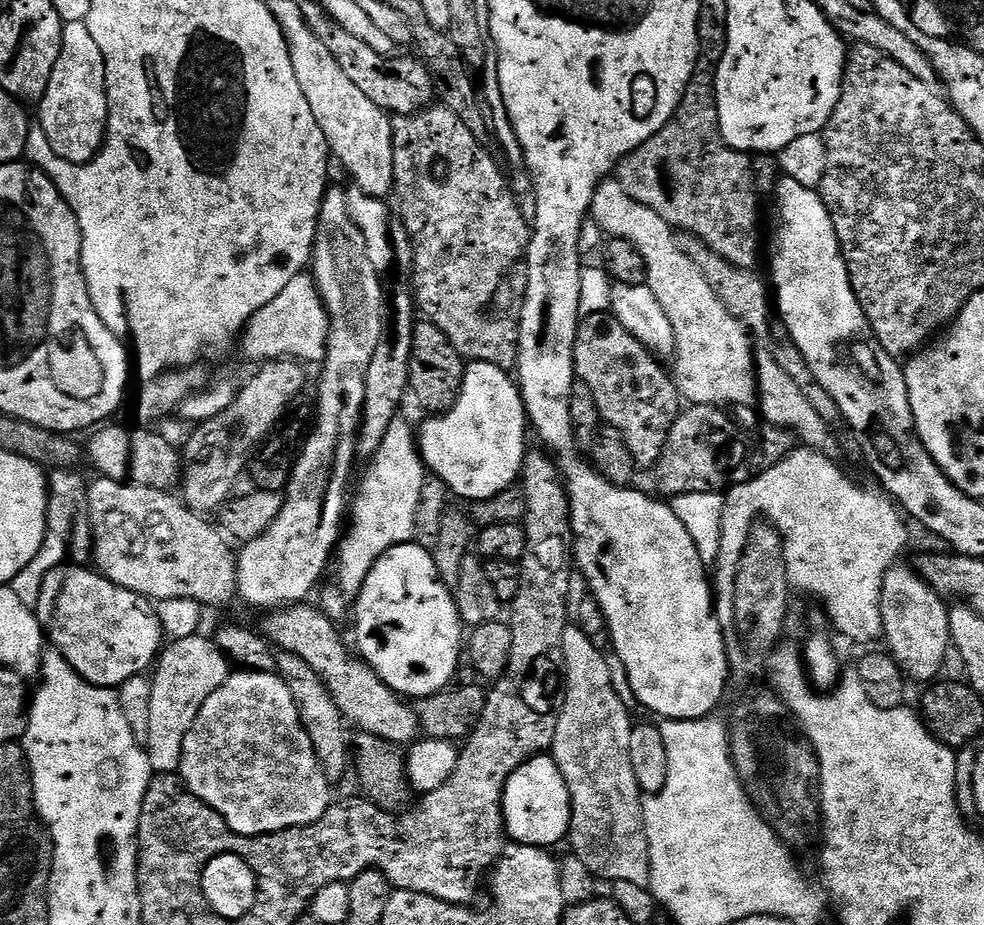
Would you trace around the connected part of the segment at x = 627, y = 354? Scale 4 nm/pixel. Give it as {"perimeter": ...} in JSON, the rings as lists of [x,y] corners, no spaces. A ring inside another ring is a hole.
{"perimeter":[[[595,312],[581,319],[580,329],[576,331],[574,358],[576,375],[593,392],[601,421],[607,427],[617,428],[622,438],[626,438],[637,469],[651,469],[660,461],[660,455],[666,446],[666,438],[674,426],[676,417],[682,411],[682,397],[669,369],[667,372],[660,365],[663,363],[649,352],[646,346],[642,346],[642,342],[638,342],[638,338],[634,338],[634,334],[630,334],[630,330],[622,326],[622,322],[618,322],[616,317],[608,312]]]}

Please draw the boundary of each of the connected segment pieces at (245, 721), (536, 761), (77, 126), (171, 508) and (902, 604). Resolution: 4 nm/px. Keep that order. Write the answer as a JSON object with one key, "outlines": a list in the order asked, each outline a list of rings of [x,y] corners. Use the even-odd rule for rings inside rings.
{"outlines":[[[[233,671],[226,683],[218,686],[218,690],[214,690],[214,694],[210,694],[210,698],[206,698],[202,710],[198,710],[198,718],[194,718],[194,722],[186,734],[186,742],[182,742],[182,758],[180,759],[178,775],[185,789],[191,792],[193,796],[197,796],[203,804],[211,806],[228,823],[228,829],[236,832],[239,836],[266,836],[269,832],[285,832],[288,828],[301,828],[307,824],[313,824],[318,822],[318,818],[322,818],[322,814],[326,814],[326,810],[334,800],[330,790],[332,788],[324,773],[324,768],[316,756],[311,738],[299,720],[294,698],[291,697],[286,682],[280,679],[278,675],[270,672]]],[[[541,754],[524,761],[504,785],[504,822],[507,835],[519,844],[552,848],[568,835],[572,821],[569,788],[551,755]]],[[[87,23],[65,24],[58,62],[50,74],[46,94],[38,101],[38,108],[44,140],[52,147],[57,161],[78,165],[96,157],[104,143],[104,127],[108,124],[108,83],[104,77],[104,55],[102,50],[98,50],[98,42],[94,42]]],[[[96,478],[87,485],[86,520],[94,541],[95,571],[110,582],[131,592],[145,596],[147,600],[196,600],[201,606],[208,604],[220,608],[237,599],[235,551],[228,549],[225,533],[215,523],[207,524],[203,515],[172,497],[171,491],[162,488]]],[[[897,562],[886,574],[882,582],[882,640],[888,643],[887,651],[909,681],[932,682],[943,670],[952,643],[948,609],[949,605],[917,574],[915,567]]]]}

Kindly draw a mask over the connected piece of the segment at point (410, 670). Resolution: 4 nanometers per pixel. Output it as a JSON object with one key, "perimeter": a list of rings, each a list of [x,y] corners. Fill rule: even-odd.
{"perimeter":[[[409,542],[406,544],[399,544],[390,550],[386,550],[386,554],[382,554],[378,558],[378,562],[374,562],[374,566],[370,570],[370,574],[362,586],[360,595],[355,597],[354,616],[355,612],[357,648],[355,648],[355,651],[364,663],[368,664],[374,671],[376,671],[378,678],[382,678],[384,685],[392,689],[397,696],[401,698],[423,698],[425,696],[432,696],[436,692],[441,692],[442,689],[449,687],[449,685],[453,683],[451,680],[456,676],[456,667],[460,664],[460,652],[462,656],[462,645],[466,640],[466,628],[458,614],[458,606],[456,605],[456,597],[453,589],[440,579],[440,575],[436,569],[436,563],[434,562],[434,558],[429,549],[423,548],[423,546],[418,543]]]}

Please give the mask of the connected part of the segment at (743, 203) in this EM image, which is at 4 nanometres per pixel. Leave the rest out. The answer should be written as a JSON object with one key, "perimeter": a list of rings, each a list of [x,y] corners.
{"perimeter":[[[711,71],[693,72],[670,123],[621,160],[614,176],[627,196],[654,210],[665,224],[697,236],[736,268],[757,267],[760,207],[776,187],[778,168],[771,155],[736,152],[720,137]]]}

